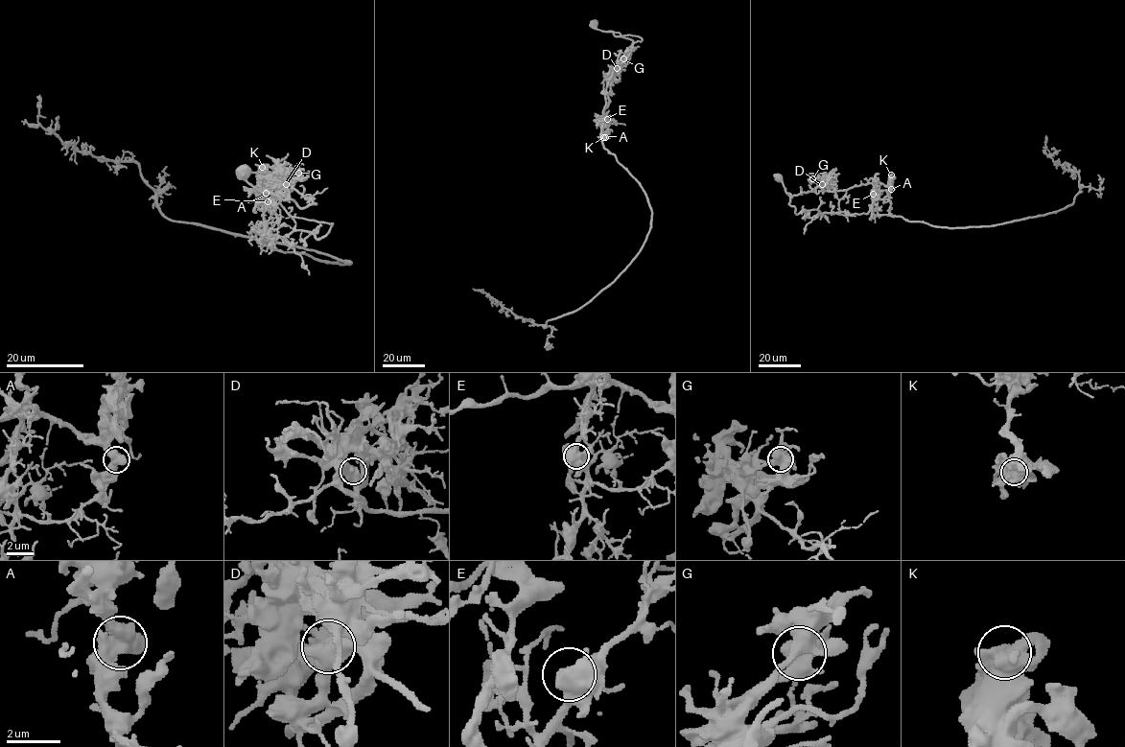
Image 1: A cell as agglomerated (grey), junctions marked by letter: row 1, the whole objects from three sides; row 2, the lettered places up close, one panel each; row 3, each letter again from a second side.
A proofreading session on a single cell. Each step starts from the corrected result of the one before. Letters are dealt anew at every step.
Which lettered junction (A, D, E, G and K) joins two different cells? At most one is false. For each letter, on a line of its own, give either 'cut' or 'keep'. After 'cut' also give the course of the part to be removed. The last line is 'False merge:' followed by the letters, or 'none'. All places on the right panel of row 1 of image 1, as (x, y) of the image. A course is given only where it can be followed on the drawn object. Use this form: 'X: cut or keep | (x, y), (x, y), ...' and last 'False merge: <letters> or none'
A: cut | (891, 189), (875, 182), (846, 190), (825, 191), (816, 187), (791, 197), (785, 188)
D: keep
E: keep
G: keep
K: keep
False merge: A

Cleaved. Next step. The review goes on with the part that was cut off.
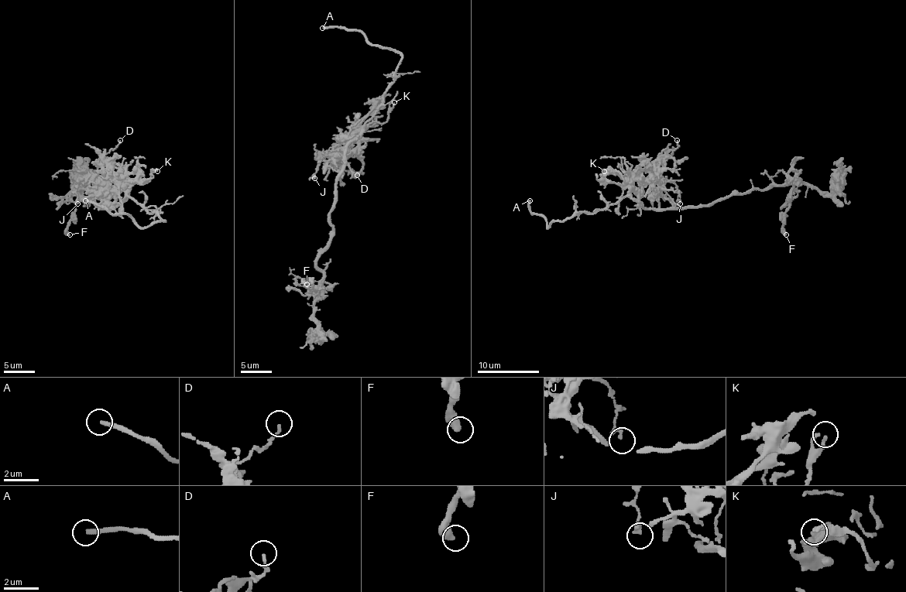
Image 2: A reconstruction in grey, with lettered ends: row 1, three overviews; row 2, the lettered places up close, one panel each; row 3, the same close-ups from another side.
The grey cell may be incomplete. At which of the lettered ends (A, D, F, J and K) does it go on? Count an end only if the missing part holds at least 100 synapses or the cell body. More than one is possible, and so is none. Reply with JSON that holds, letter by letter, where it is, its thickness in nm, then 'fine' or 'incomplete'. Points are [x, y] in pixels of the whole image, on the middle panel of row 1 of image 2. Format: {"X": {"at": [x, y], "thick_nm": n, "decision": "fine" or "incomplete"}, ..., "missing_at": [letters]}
{"A": {"at": [322, 28], "thick_nm": 280, "decision": "incomplete"}, "D": {"at": [357, 175], "thick_nm": 150, "decision": "fine"}, "F": {"at": [307, 284], "thick_nm": 460, "decision": "fine"}, "J": {"at": [314, 178], "thick_nm": 170, "decision": "fine"}, "K": {"at": [394, 102], "thick_nm": 190, "decision": "fine"}, "missing_at": ["A"]}

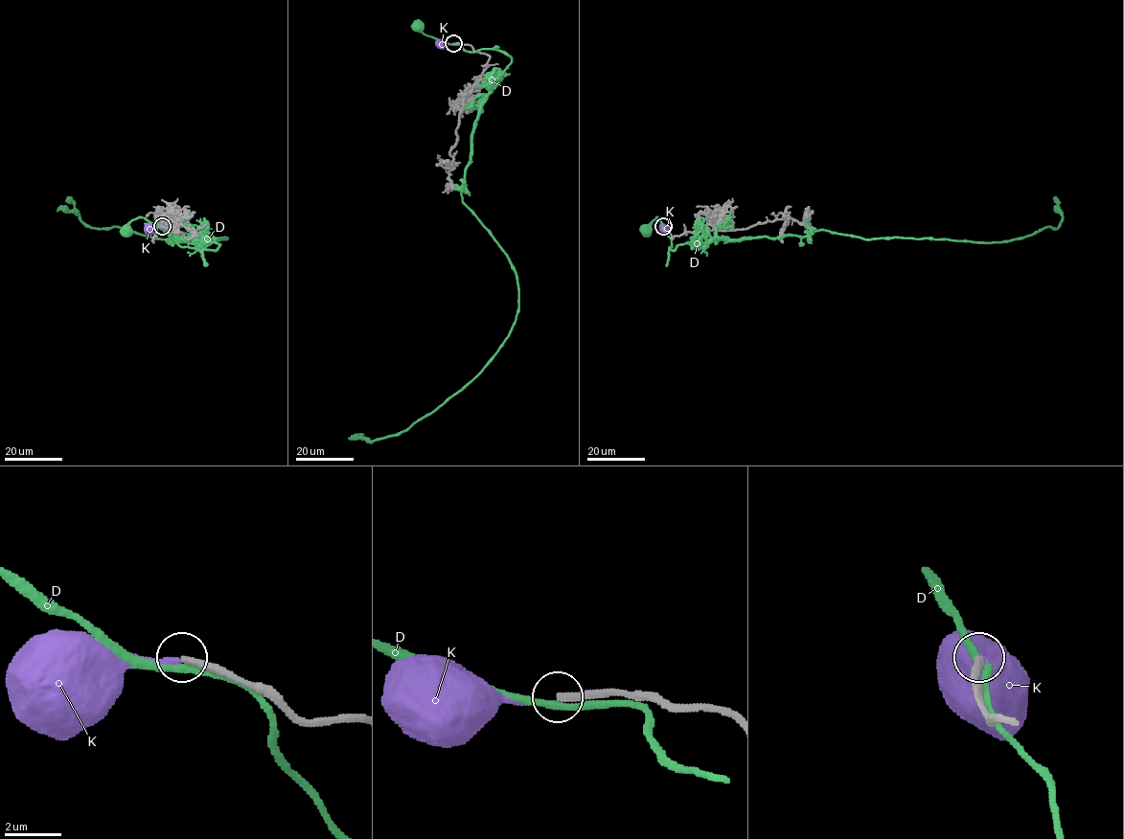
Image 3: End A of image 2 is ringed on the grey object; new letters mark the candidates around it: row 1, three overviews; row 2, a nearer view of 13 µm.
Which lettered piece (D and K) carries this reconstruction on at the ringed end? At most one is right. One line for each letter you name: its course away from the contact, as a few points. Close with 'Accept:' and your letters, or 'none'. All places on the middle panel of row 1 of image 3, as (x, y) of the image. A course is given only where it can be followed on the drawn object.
Accept: none

